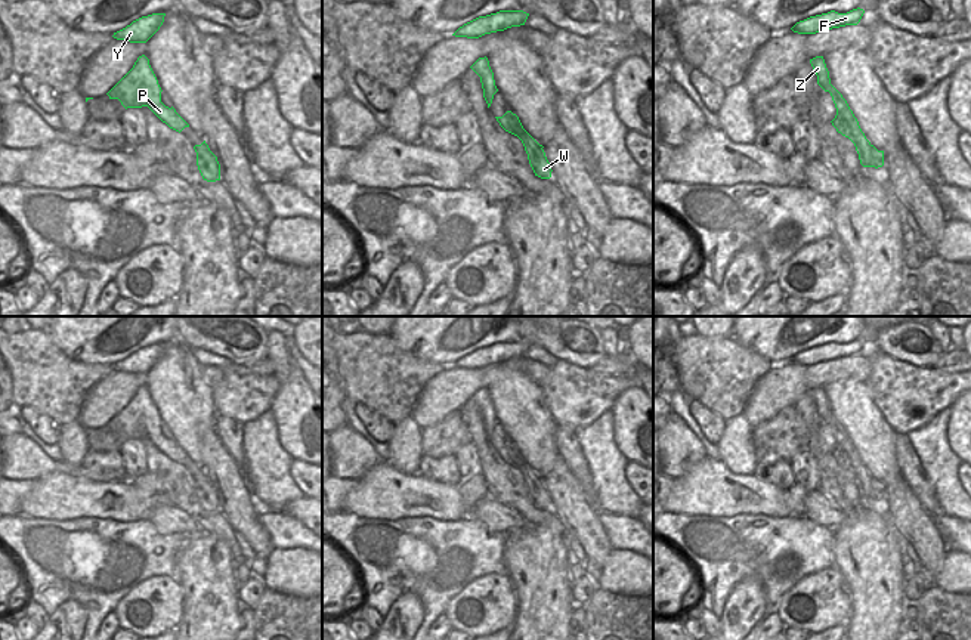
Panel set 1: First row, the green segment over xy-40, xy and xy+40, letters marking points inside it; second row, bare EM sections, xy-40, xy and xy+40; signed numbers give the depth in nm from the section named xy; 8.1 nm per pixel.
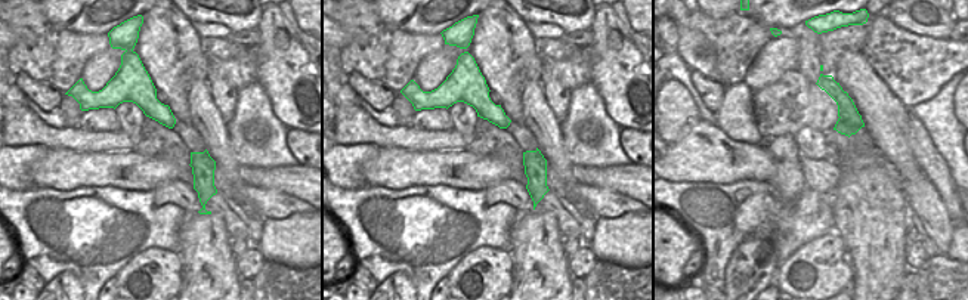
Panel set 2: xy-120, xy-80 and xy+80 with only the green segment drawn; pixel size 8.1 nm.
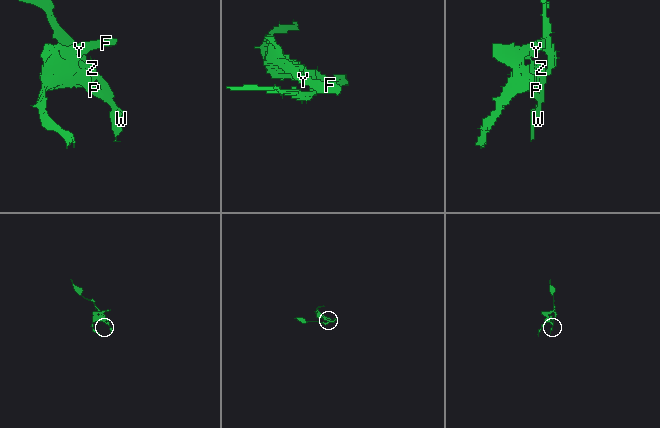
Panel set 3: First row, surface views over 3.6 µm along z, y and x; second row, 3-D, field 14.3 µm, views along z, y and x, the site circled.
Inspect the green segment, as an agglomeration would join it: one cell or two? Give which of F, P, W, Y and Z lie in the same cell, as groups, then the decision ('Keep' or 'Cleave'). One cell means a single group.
Groups: F P Y Z / W. Cleave

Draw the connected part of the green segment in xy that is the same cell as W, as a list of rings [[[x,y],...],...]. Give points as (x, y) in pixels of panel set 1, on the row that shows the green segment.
[[[513,114],[513,121],[516,124],[516,135],[523,146],[525,146],[525,151],[528,154],[528,160],[529,160],[529,164],[535,173],[535,176],[541,177],[541,179],[550,179],[551,177],[551,166],[545,157],[545,152],[544,152],[544,146],[539,145],[522,126],[519,117],[516,114]]]

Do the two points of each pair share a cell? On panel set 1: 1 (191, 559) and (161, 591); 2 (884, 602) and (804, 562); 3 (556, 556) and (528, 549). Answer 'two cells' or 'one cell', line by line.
1: two cells
2: two cells
3: one cell

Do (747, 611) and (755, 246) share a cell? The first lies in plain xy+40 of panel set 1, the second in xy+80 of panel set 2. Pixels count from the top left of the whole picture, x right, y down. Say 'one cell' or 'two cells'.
one cell

